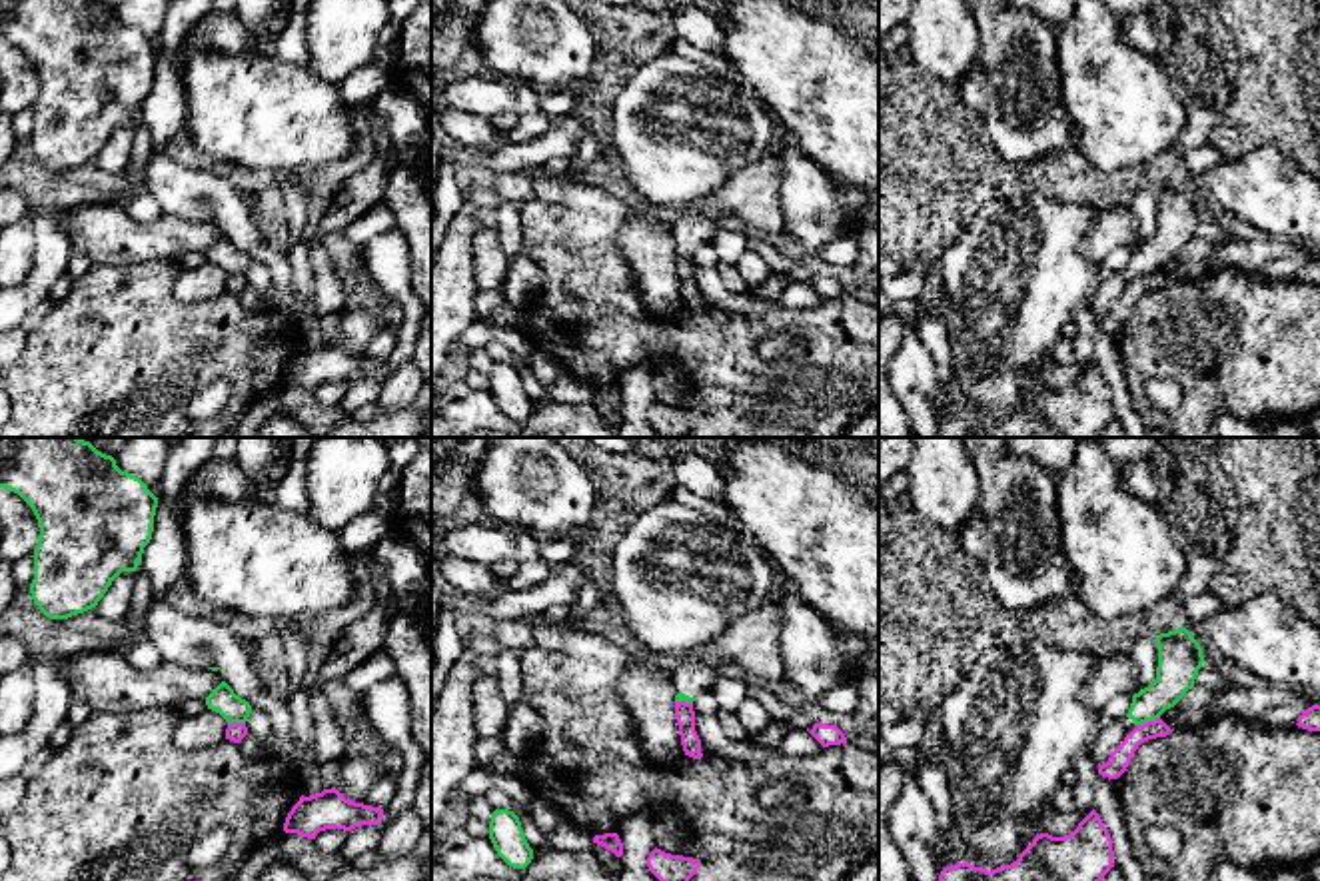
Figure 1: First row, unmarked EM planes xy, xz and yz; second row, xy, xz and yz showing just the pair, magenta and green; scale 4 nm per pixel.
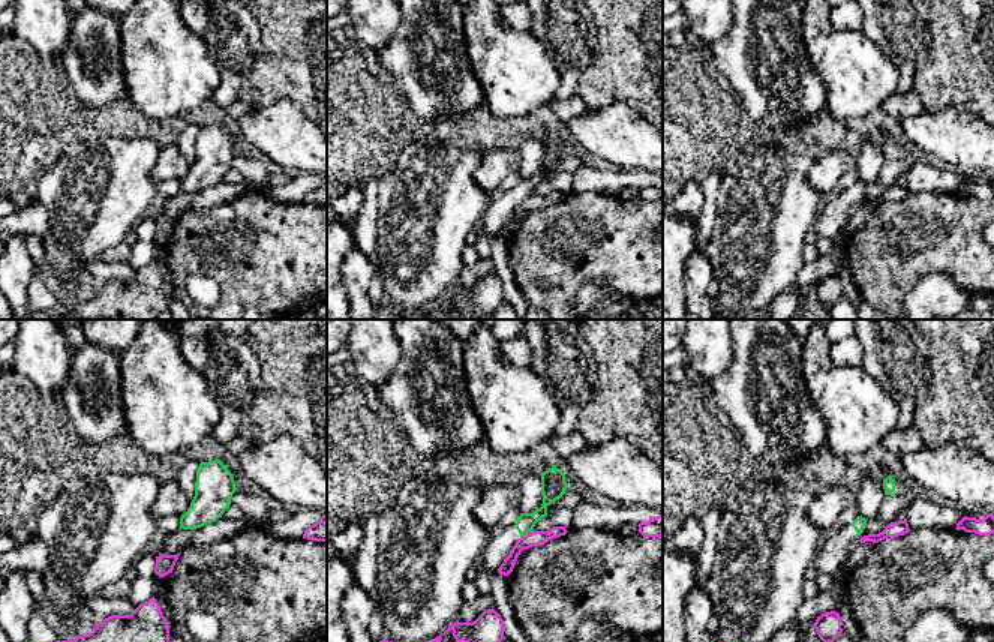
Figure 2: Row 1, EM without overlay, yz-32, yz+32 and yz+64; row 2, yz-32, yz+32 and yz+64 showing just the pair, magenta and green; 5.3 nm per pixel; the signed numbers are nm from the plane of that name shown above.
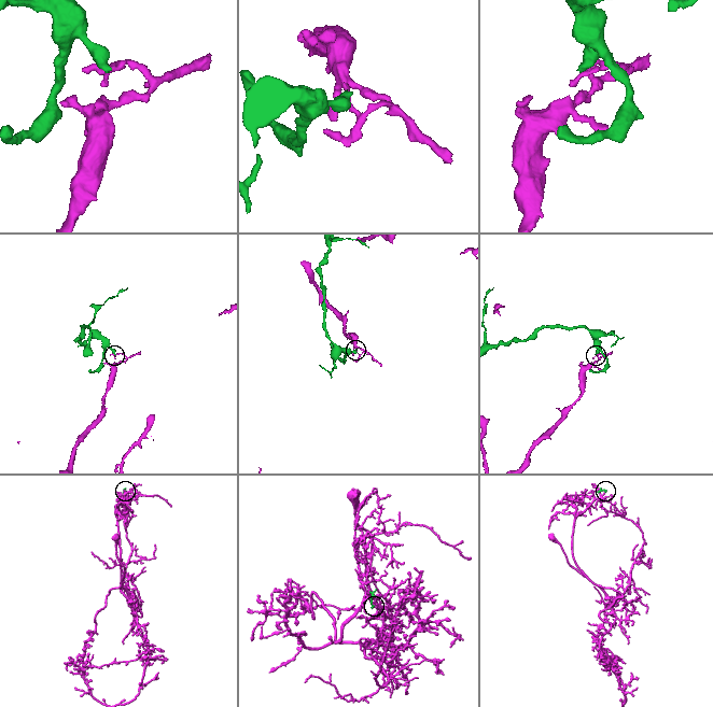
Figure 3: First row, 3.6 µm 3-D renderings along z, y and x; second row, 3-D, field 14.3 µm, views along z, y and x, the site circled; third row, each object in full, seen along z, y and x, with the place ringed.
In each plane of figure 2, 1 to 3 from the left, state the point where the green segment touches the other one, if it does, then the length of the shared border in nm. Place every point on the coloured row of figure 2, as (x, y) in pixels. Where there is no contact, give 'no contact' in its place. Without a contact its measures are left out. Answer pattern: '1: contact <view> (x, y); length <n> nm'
1: no contact
2: contact yz+32 (528, 533); length 90 nm
3: no contact

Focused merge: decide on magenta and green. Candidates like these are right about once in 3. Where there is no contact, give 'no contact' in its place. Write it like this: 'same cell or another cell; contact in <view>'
another cell; contact in yz

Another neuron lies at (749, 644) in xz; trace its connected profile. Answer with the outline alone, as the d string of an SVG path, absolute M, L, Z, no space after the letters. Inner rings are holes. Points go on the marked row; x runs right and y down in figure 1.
M789 583L773 587L759 609L735 619L695 655L727 667L735 675L753 673L767 681L781 681L785 663L779 651L779 615L781 601L793 593Z

